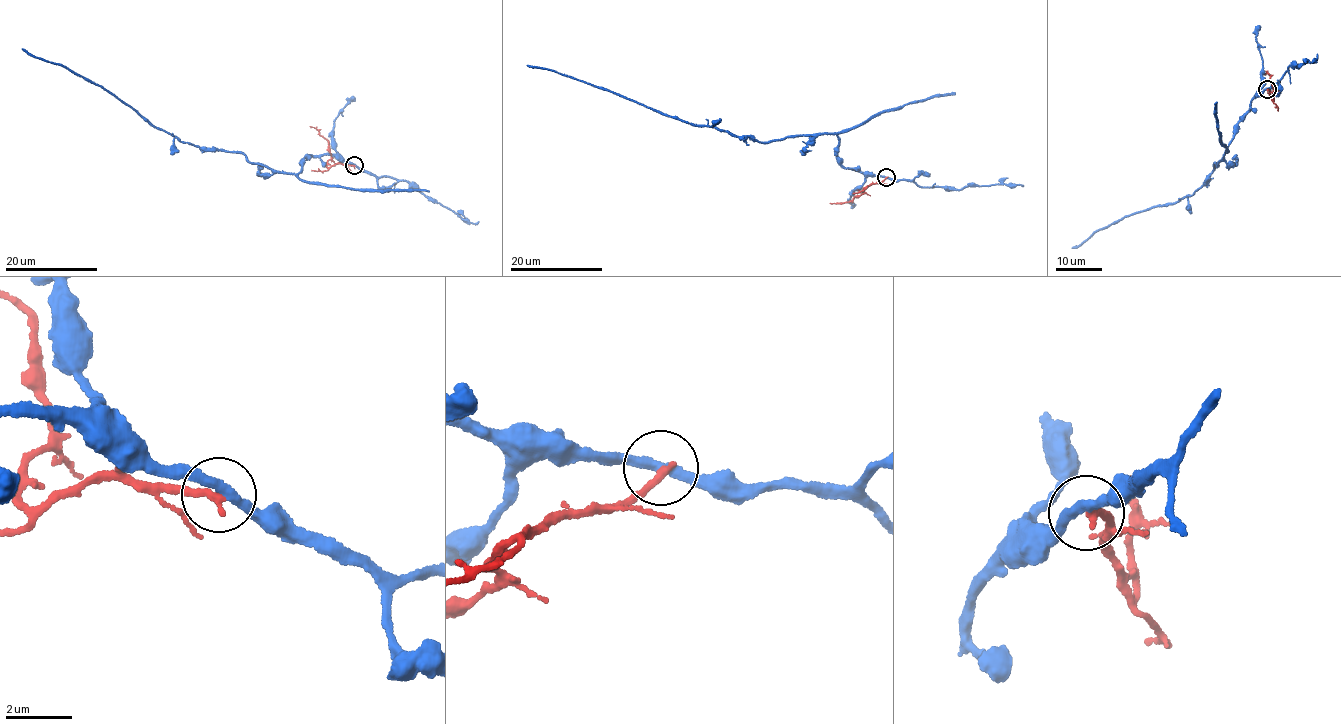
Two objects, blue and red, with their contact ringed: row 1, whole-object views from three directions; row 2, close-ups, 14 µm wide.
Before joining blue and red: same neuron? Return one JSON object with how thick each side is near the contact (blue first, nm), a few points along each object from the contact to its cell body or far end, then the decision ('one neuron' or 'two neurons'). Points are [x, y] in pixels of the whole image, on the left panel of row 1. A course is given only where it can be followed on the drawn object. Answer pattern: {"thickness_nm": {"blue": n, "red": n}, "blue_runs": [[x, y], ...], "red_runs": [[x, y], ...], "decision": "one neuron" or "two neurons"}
{"thickness_nm": {"blue": 280, "red": 240}, "blue_runs": [[353, 165], [324, 153], [305, 159], [297, 173], [278, 171], [238, 153], [179, 141], [100, 86], [22, 49]], "red_runs": [[353, 165], [330, 165], [328, 141], [310, 126]], "decision": "two neurons"}

